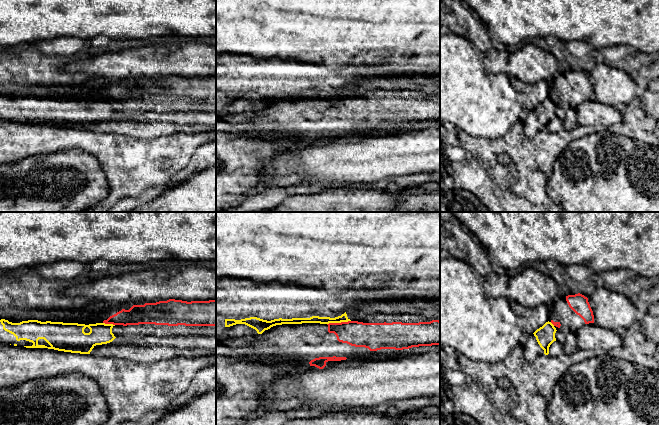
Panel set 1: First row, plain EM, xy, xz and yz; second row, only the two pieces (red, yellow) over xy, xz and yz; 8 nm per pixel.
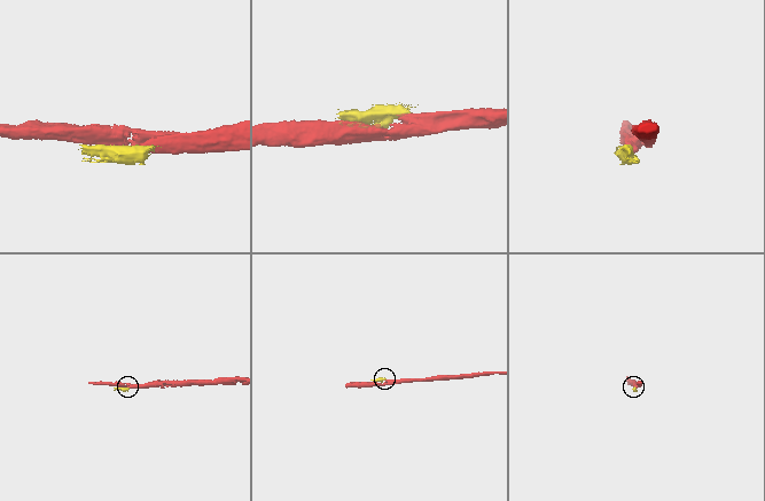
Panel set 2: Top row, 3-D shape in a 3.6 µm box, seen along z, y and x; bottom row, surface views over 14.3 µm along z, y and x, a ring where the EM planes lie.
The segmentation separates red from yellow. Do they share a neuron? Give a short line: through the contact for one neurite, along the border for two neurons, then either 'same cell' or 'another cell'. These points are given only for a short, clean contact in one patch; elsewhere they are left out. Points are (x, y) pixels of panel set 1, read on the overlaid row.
line xz (350, 320), (327, 324); another cell

